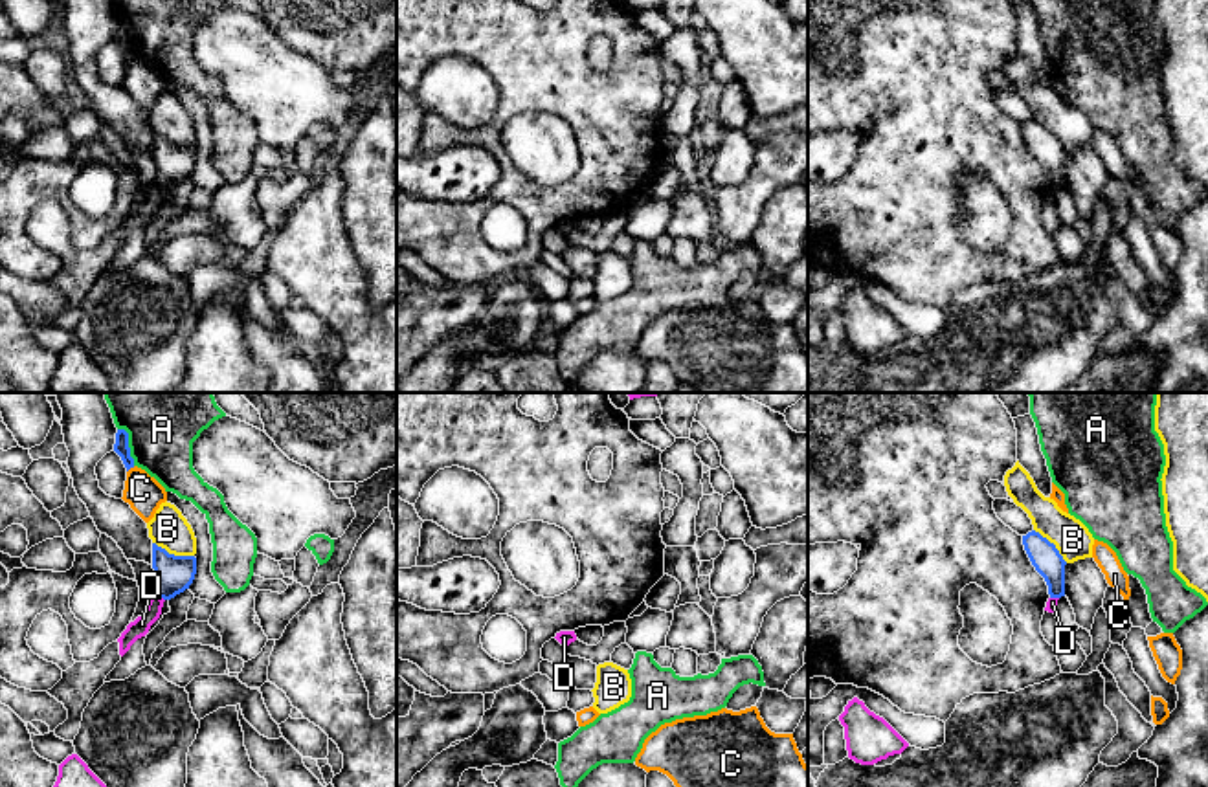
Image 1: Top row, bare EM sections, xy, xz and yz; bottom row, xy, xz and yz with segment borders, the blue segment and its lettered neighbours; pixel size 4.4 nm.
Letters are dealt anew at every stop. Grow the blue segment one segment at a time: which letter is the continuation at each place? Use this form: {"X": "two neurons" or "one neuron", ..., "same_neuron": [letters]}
{"A": "two neurons", "B": "two neurons", "C": "two neurons", "D": "two neurons", "same_neuron": []}

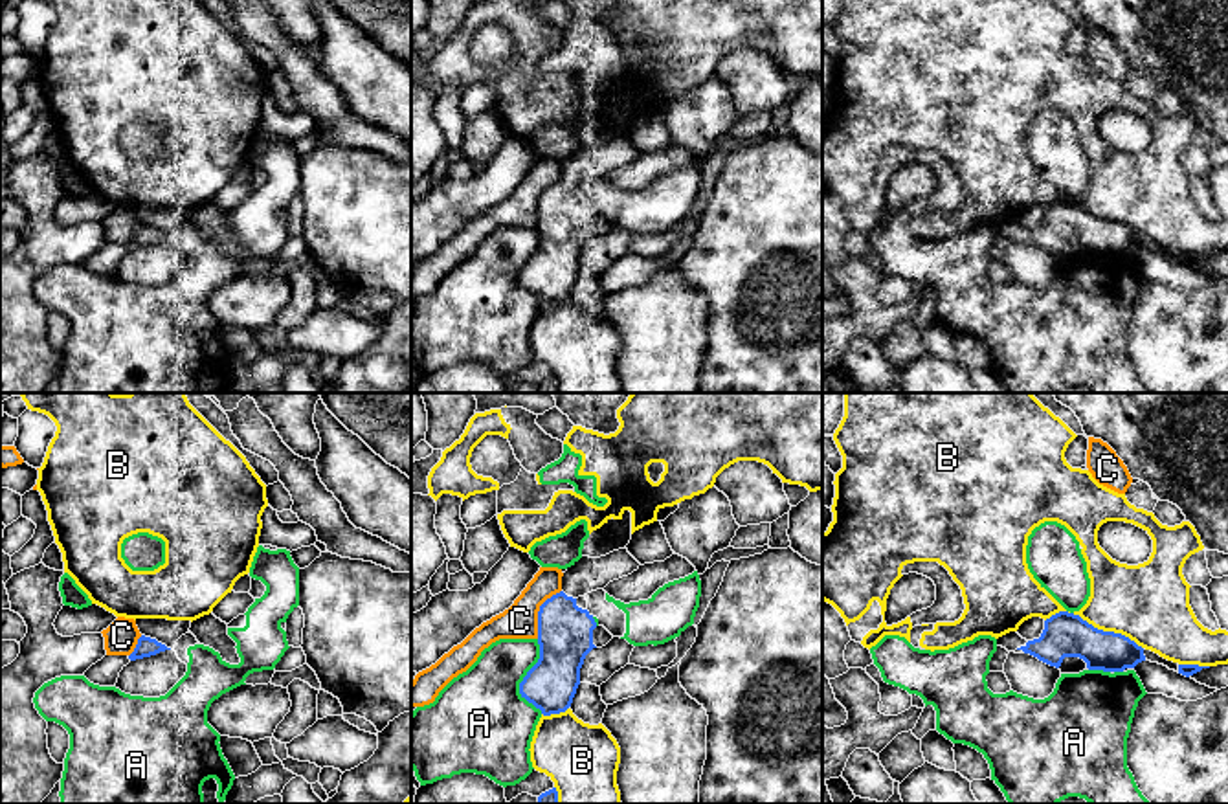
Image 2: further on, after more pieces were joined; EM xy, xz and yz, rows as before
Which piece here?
{"A": "two neurons", "B": "two neurons", "C": "two neurons", "same_neuron": []}

